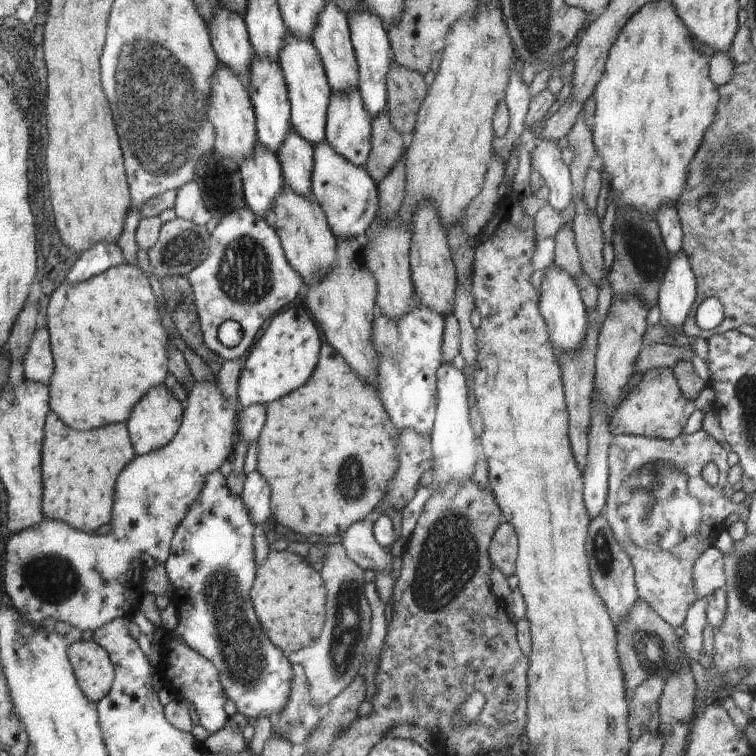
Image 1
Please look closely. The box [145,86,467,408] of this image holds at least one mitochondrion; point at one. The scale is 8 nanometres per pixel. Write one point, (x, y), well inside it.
(244, 272)

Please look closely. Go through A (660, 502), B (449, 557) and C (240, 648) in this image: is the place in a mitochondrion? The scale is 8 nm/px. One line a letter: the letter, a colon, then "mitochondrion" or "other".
A: mitochondrion
B: mitochondrion
C: mitochondrion

